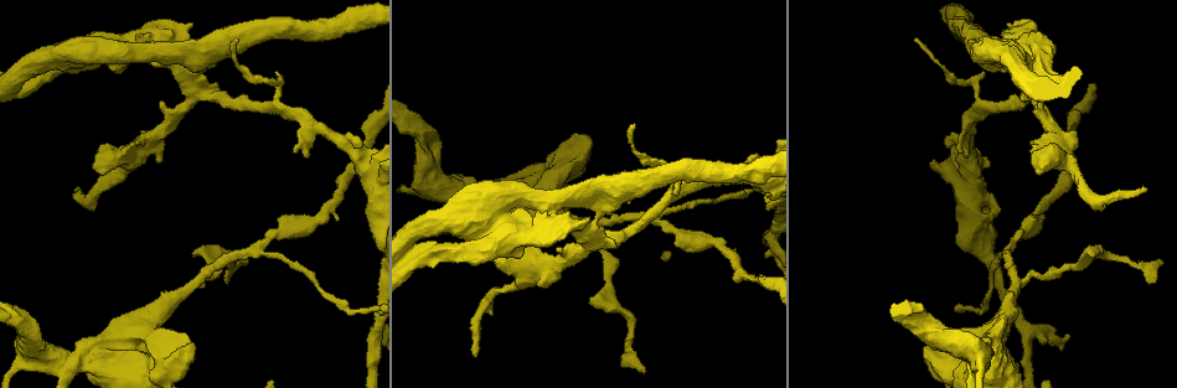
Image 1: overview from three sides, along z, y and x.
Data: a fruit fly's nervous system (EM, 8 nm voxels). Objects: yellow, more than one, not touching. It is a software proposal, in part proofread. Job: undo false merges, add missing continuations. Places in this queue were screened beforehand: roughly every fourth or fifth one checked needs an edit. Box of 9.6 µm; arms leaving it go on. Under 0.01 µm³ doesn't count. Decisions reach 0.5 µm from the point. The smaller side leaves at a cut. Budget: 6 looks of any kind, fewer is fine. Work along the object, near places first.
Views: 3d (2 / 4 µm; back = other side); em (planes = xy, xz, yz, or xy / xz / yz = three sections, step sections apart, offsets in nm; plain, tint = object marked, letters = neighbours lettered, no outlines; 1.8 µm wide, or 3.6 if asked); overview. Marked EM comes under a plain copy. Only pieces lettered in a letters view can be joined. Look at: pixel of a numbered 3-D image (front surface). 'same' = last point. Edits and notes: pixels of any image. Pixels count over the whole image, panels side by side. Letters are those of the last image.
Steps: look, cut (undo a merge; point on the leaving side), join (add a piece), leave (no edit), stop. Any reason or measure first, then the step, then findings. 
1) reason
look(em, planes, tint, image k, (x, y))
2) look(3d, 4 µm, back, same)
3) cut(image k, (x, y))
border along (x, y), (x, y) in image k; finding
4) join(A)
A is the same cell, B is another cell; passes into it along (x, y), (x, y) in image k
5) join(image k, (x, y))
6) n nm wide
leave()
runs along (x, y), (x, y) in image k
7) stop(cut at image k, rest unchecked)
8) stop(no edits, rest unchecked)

branch stops here
look(em, xy, step 8, letters, image 1, (1149, 283))

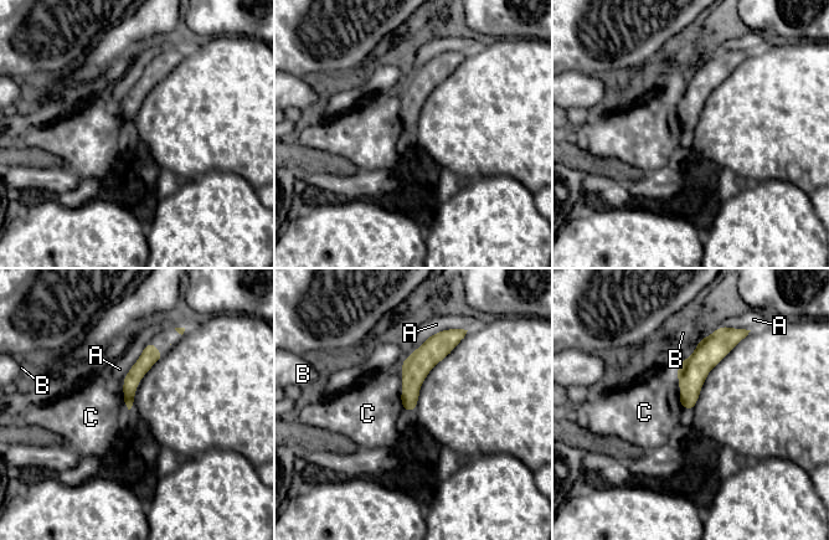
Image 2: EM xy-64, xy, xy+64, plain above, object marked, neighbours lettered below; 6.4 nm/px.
90 nm wide
leave()
A, B and C are other cells; runs along (439, 338), (415, 368), (406, 407) in image 2; no lettered piece goes on from it

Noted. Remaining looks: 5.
touches itself
look(em, 3.6 µm, xz, step 8, tint, image 1, (70, 362))

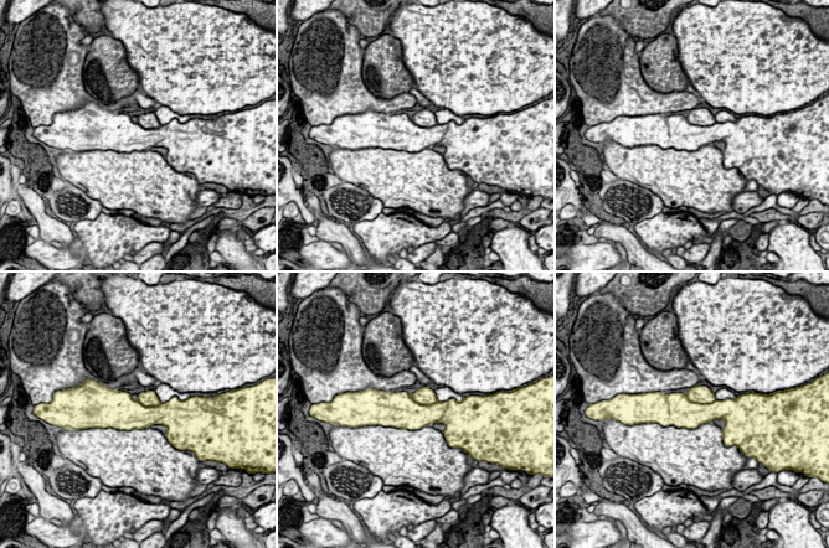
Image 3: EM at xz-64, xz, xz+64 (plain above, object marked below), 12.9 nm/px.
cut it another way
look(em, 3.6 µm, planes, letters, same)

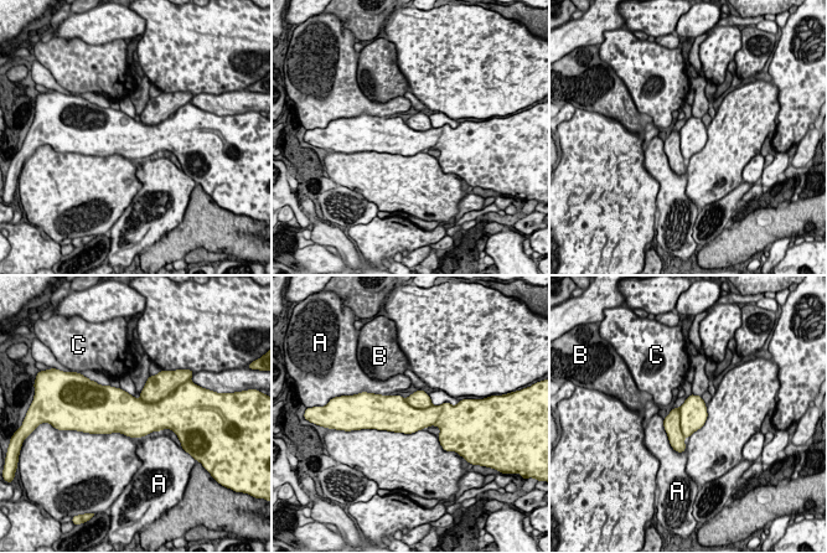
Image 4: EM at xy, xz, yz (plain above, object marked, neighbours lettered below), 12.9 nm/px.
400 nm wide
cut(image 4, (158, 387))
A, B and C are other cells; border along (169, 394), (155, 402), (139, 398) in image 4; a second neuron is stuck on

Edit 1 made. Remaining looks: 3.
stop(cut at image 4, rest unchecked)

